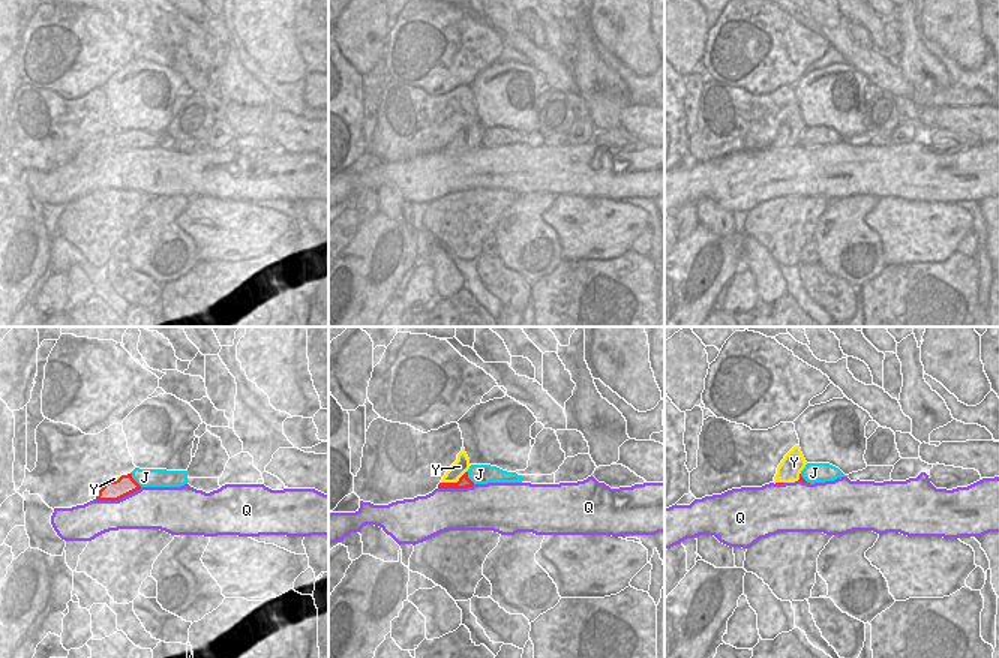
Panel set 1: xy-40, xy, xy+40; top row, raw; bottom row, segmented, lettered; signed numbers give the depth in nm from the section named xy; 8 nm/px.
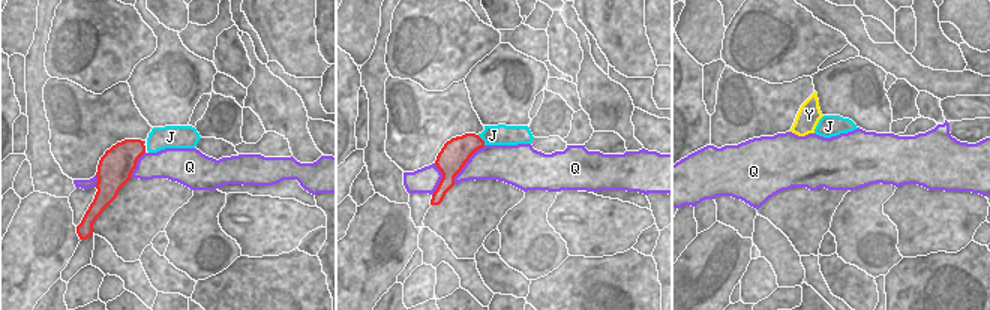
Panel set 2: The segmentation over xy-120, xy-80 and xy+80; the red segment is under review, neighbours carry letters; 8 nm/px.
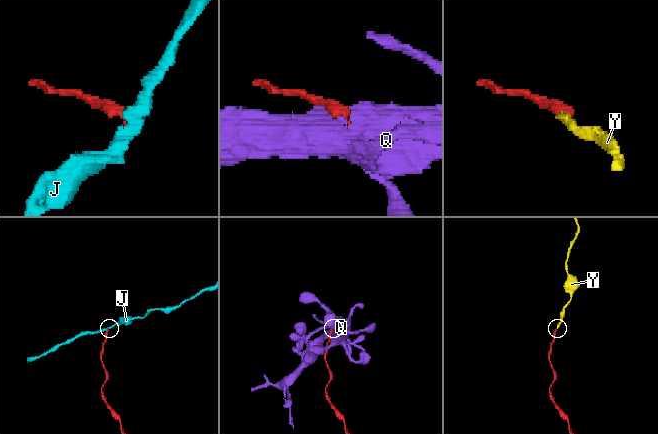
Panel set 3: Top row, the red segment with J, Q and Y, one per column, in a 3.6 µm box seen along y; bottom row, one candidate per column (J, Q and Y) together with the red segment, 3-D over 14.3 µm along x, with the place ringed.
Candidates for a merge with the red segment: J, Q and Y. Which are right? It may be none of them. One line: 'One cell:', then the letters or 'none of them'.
One cell: Y

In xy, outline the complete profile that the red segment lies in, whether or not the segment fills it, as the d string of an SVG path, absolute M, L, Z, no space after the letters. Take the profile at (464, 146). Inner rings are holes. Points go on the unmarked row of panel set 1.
M462 111L462 115L458 118L458 124L448 132L442 141L438 153L466 153L472 151L474 147L468 142L470 123Z

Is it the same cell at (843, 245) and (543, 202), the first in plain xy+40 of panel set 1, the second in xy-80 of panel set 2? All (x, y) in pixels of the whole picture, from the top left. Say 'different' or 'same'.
same

